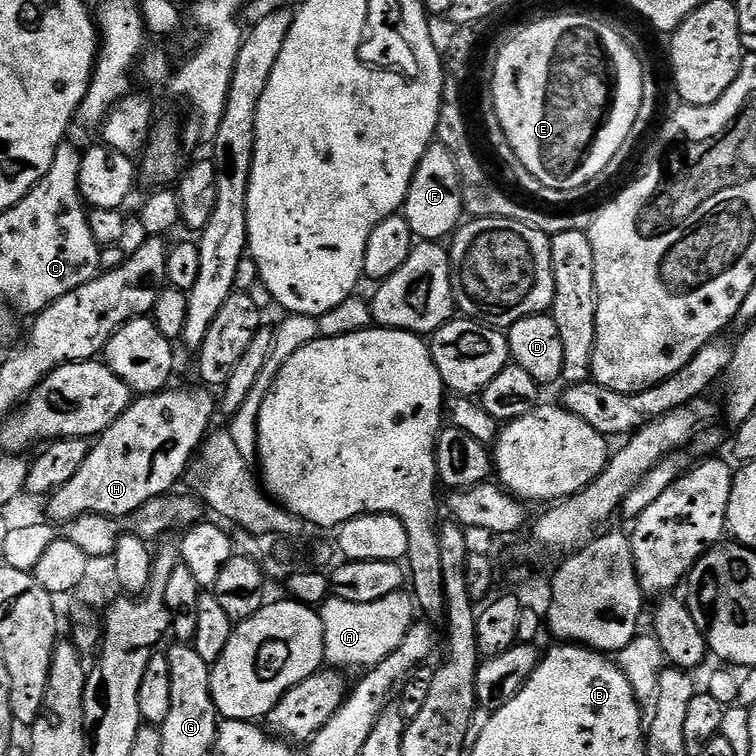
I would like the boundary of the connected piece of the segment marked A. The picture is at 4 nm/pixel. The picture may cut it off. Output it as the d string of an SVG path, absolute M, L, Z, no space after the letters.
M387 596L378 602L346 602L335 598L325 600L318 608L324 631L325 661L336 670L363 669L382 662L390 653L398 650L398 646L402 646L402 638L406 638L406 630L414 623L414 604L405 596Z

